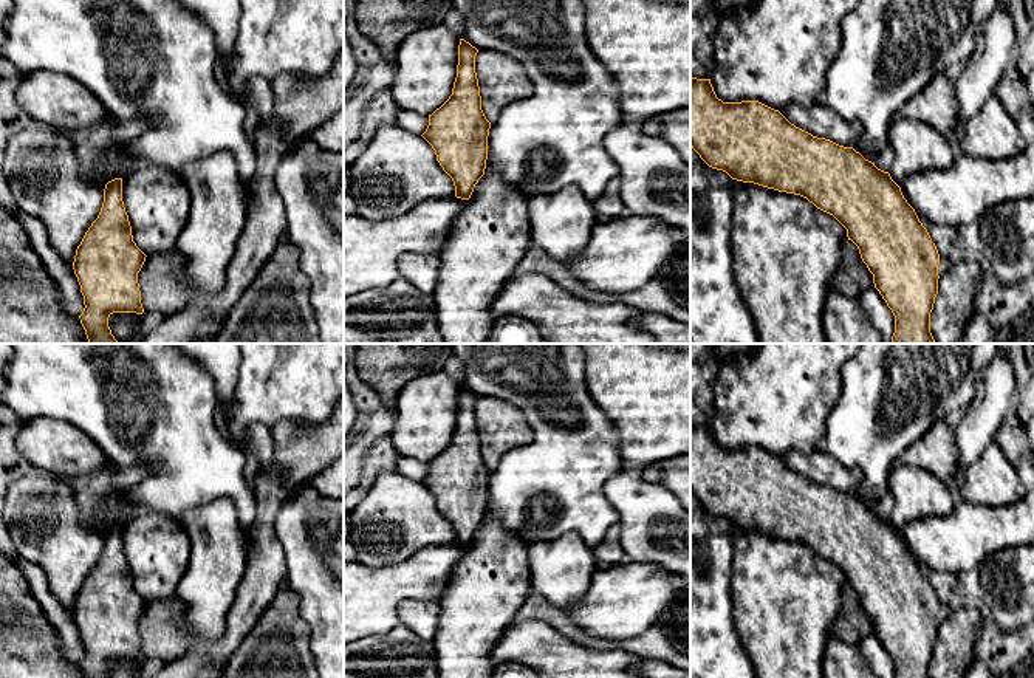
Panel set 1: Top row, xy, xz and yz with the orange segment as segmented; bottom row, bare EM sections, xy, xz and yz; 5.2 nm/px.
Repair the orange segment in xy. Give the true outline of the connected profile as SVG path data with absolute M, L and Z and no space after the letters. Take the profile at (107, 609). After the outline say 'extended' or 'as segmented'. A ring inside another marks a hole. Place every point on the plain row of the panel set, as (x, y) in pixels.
M115 525L105 531L101 559L85 579L73 608L84 642L85 655L79 666L85 678L111 678L108 664L113 659L144 659L138 619L146 604L133 588L132 573L122 548L122 525Z | as segmented

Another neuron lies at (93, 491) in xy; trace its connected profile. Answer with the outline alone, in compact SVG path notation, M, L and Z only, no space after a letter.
M146 463L125 471L107 466L104 469L82 474L79 477L63 477L74 500L79 505L79 520L85 526L98 526L104 531L138 514L138 511L122 502L122 495L141 483L150 467Z

